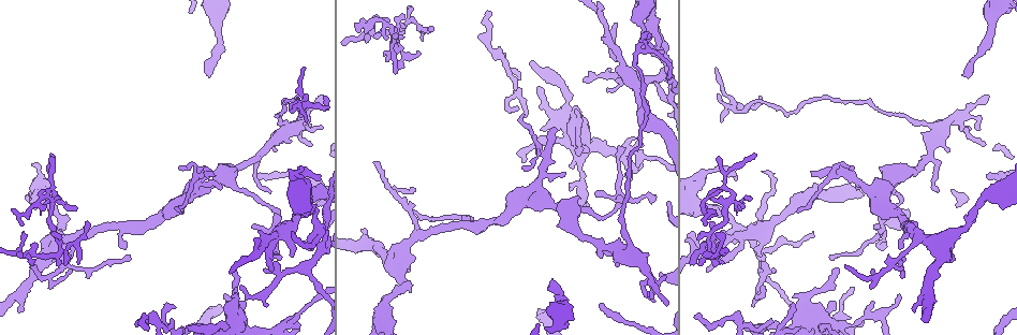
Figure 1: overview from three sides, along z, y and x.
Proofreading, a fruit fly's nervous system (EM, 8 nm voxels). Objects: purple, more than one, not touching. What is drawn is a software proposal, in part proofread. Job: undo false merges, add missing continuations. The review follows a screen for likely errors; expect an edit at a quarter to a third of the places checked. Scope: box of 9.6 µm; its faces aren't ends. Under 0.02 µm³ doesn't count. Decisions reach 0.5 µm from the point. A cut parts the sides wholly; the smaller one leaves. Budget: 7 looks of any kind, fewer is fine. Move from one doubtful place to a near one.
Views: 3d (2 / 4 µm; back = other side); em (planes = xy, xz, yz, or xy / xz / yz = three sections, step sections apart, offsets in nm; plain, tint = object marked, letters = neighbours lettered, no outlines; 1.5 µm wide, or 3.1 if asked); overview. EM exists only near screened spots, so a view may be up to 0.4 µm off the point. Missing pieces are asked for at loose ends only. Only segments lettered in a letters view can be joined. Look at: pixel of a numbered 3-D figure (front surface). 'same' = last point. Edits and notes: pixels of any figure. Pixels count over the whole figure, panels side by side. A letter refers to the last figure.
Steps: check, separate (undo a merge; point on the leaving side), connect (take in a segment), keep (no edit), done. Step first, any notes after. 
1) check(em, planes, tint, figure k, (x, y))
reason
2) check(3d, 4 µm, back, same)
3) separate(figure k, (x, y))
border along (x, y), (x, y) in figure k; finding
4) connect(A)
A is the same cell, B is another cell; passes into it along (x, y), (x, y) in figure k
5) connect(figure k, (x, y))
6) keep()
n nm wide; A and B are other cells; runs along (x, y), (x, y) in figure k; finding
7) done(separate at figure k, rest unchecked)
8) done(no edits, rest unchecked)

check(em, xz, step 4, tint, figure 1, (978, 130))
an open end

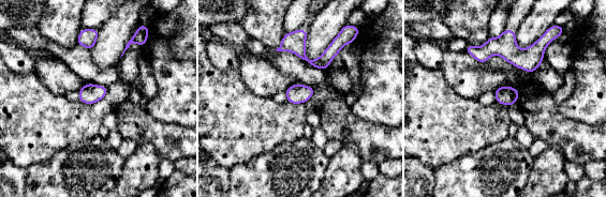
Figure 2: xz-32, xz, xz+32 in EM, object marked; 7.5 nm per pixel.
check(em, xz, step 4, letters, same)

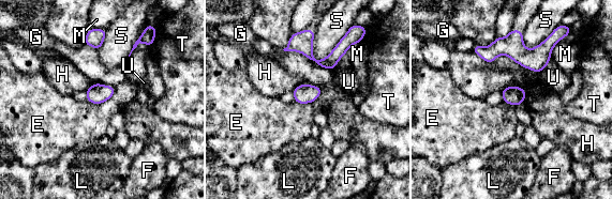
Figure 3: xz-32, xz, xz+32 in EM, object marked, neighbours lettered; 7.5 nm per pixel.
keep()
140 nm wide; E, F, G, H, L, M, S, T and U are other cells; border along (499, 91), (519, 86), (526, 96) in figure 3; no lettered segment goes on from it

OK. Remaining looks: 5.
check(em, planes, tint, figure 1, (923, 165))
sudden change in width

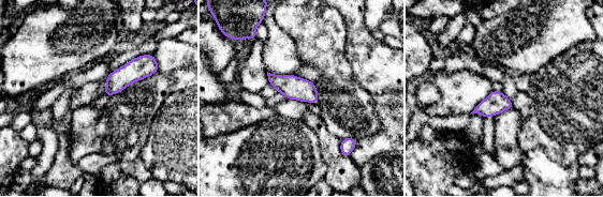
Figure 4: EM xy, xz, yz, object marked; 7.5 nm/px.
check(em, planes, letters, same)

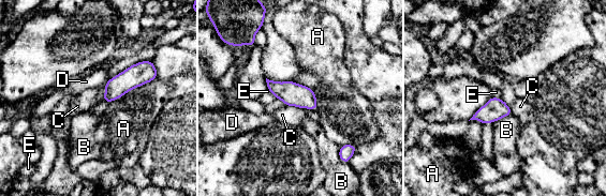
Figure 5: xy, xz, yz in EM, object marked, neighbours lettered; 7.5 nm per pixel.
keep()
A, B, C, D and E are other cells; continuous, no second neuron

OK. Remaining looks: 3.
check(3d, 2 µm, figure 1, (637, 152))
sharp bend

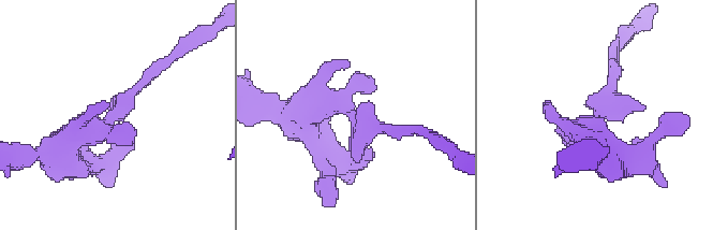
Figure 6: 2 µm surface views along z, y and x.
check(em, yz, step 4, plain, figure 6, (594, 118))

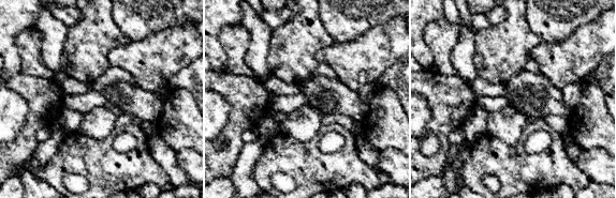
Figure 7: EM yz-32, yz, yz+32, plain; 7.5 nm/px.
check(em, yz, step 4, letters, same)

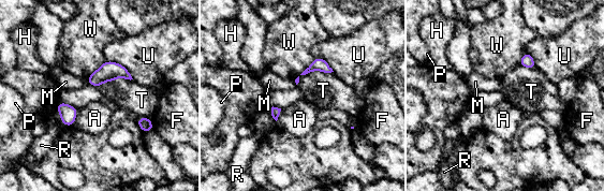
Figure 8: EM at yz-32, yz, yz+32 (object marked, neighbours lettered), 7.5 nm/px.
keep()
A, F, H, M, P, R, T, U and W are other cells; border along (77, 109), (73, 125) in figure 8; continuous, no second neuron

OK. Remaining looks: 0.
done(no edits, rest unchecked)

